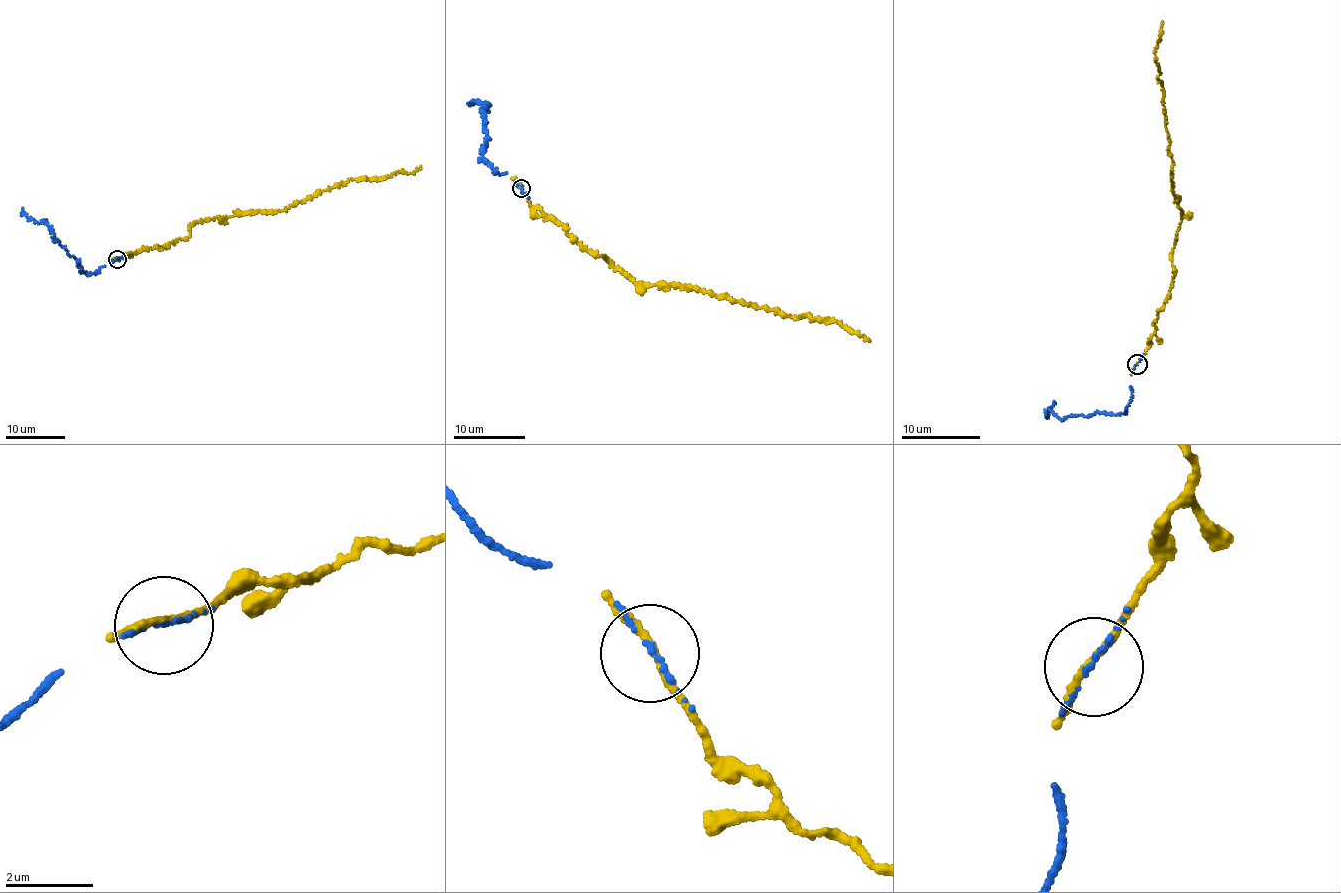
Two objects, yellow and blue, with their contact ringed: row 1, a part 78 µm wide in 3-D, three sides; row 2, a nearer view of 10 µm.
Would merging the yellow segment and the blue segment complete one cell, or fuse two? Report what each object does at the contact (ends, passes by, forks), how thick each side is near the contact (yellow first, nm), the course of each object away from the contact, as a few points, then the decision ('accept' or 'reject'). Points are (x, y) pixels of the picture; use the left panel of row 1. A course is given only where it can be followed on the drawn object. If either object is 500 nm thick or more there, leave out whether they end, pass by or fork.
yellow passes by; blue passes by; 140 nm thick on the yellow side, 70 nm on the other; yellow runs (117, 259), (181, 240), (189, 234), (191, 224), (253, 211), (283, 211), (351, 180), (410, 173), (422, 167); blue runs (117, 259), (92, 274), (82, 272), (76, 257), (54, 240), (52, 230), (45, 222), (35, 222), (22, 209); accept

